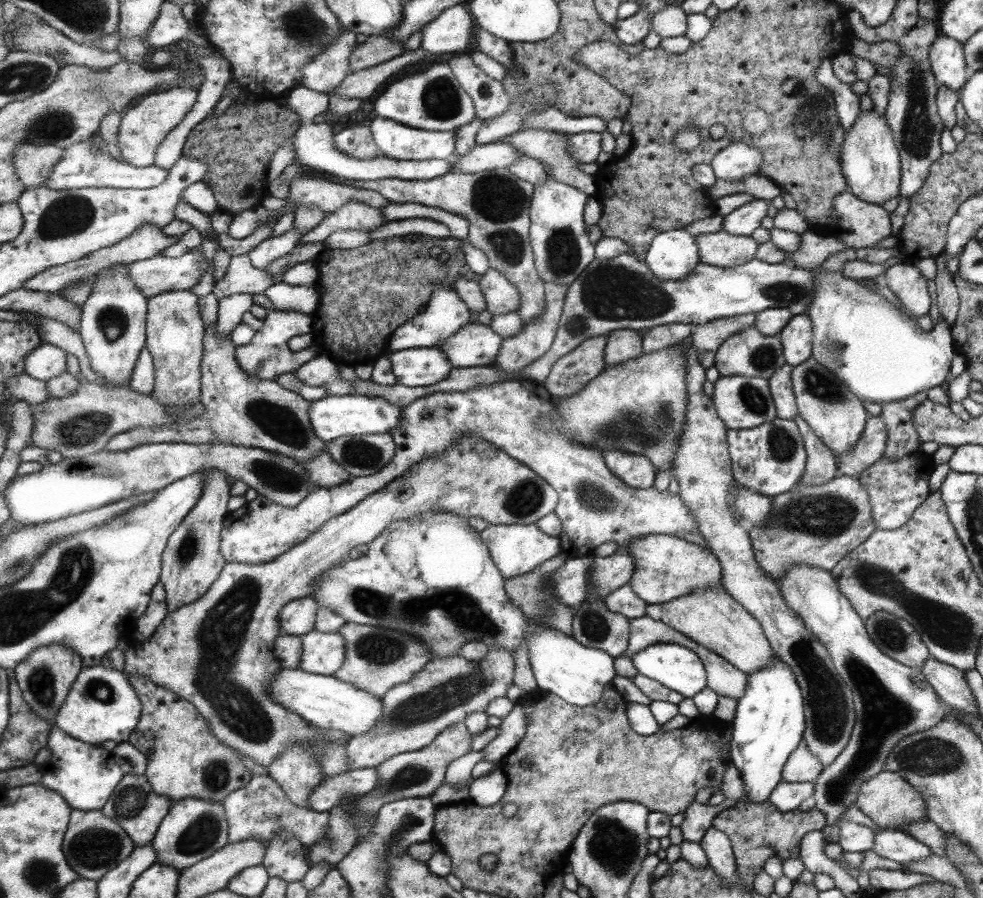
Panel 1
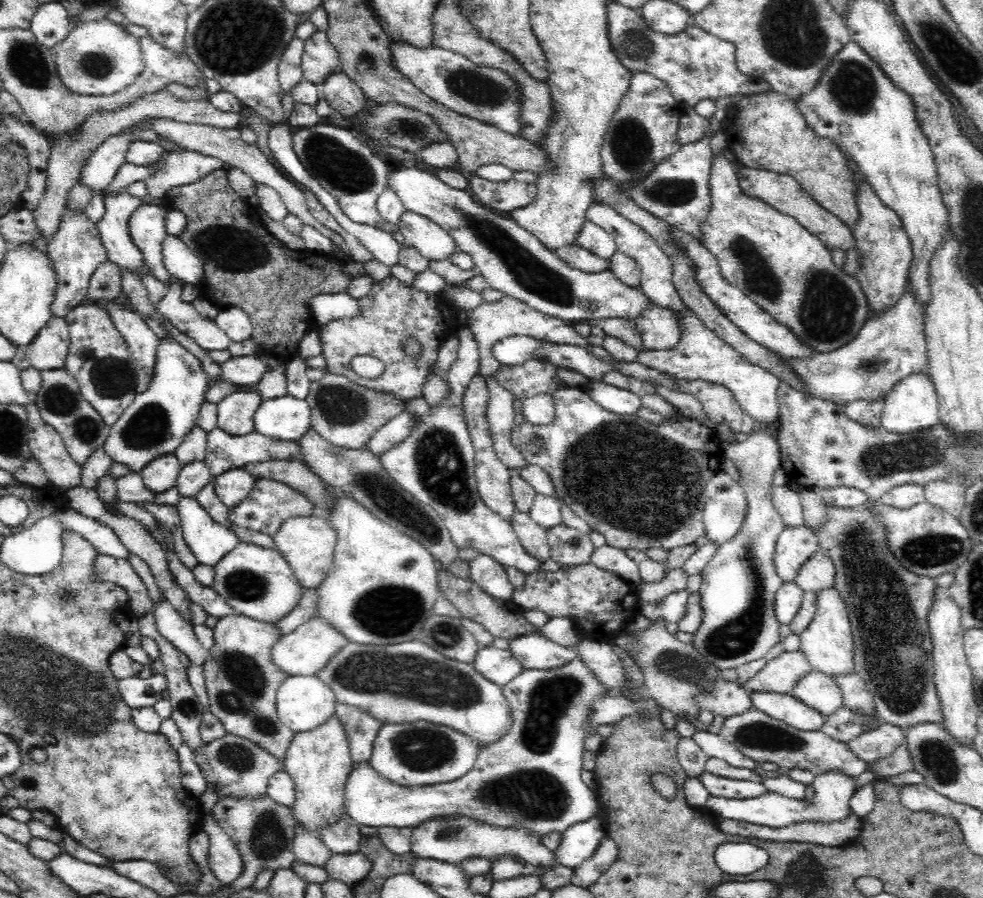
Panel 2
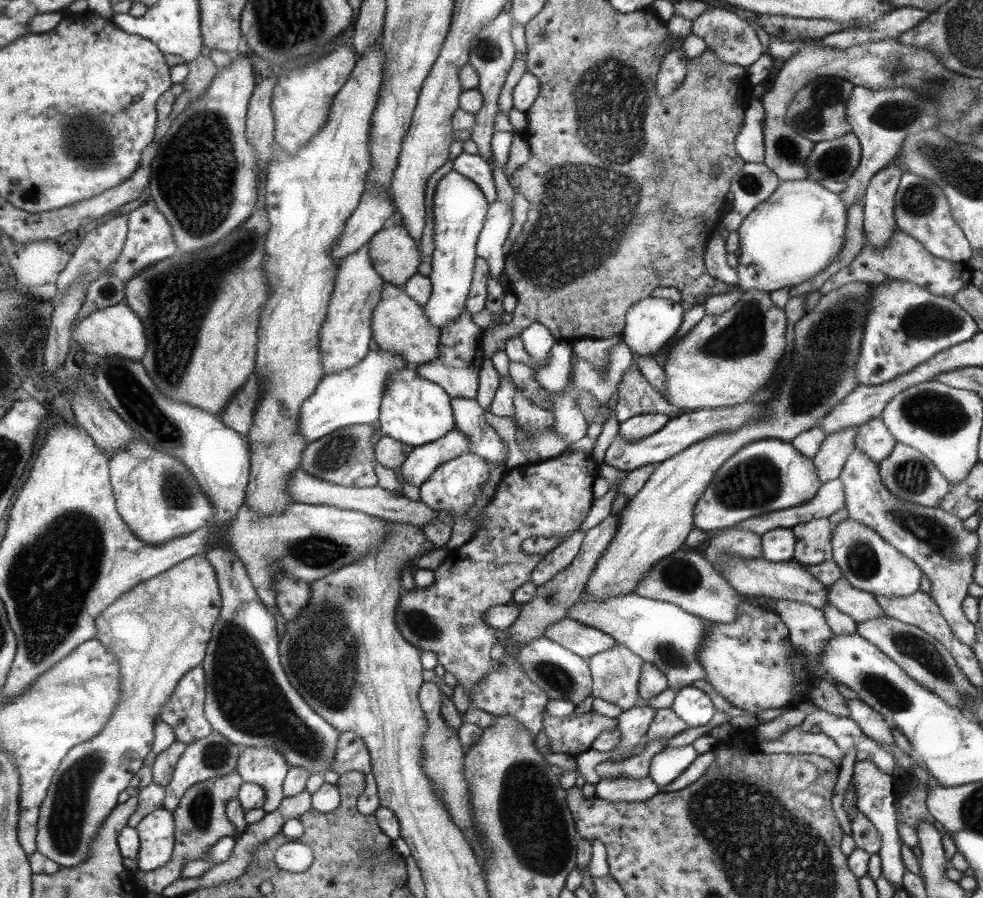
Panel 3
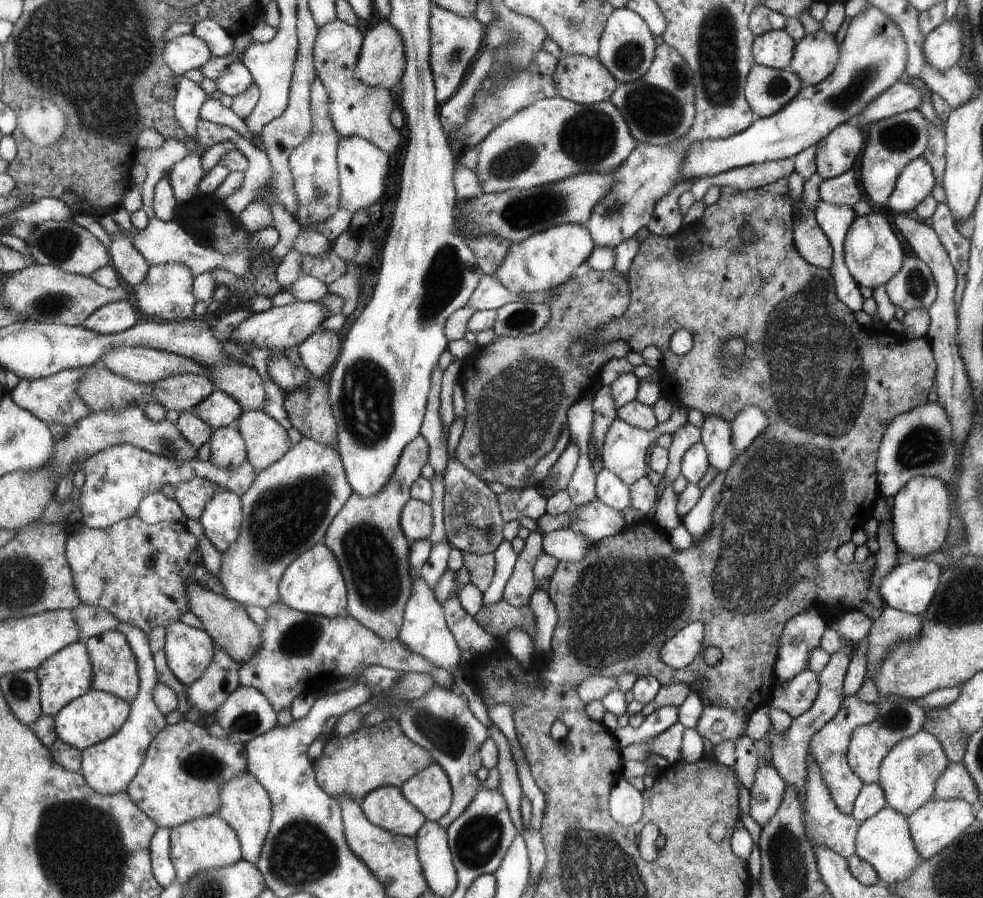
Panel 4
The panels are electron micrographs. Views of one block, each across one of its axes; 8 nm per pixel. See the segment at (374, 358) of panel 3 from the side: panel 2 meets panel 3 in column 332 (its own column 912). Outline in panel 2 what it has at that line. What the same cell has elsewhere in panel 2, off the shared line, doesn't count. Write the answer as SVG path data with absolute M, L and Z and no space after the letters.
M928 372L915 373L900 380L883 400L881 426L888 432L904 434L912 431L922 431L938 424L940 421L940 403L938 392L932 383Z

